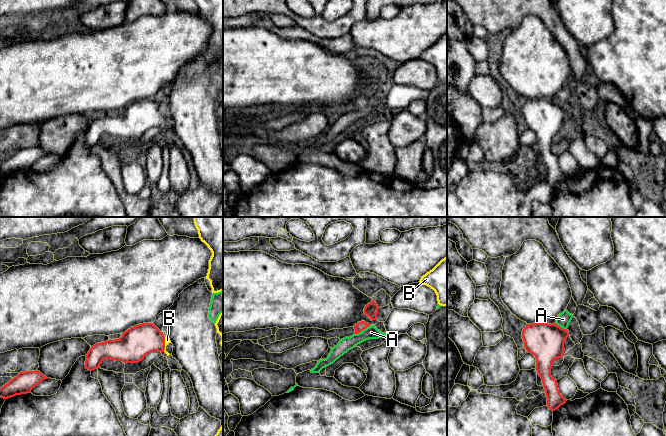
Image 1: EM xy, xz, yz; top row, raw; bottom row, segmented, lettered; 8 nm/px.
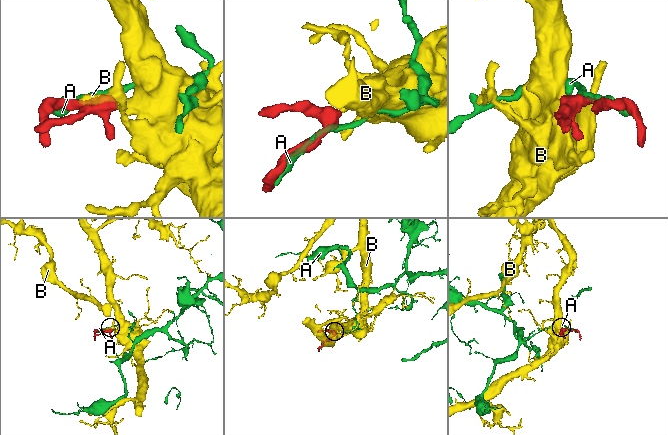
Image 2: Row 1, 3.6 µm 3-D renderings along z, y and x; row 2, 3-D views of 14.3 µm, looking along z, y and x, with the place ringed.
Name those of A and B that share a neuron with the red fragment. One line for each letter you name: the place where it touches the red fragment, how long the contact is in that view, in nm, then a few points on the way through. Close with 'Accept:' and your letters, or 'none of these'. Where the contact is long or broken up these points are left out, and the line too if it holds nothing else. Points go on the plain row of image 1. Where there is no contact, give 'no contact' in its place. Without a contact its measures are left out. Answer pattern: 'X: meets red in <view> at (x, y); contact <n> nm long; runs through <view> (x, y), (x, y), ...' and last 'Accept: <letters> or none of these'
B: meets red in xy at (164, 120); contact 120 nm long; runs through xy (138, 117), (157, 117), (164, 120), (167, 116)
Accept: B

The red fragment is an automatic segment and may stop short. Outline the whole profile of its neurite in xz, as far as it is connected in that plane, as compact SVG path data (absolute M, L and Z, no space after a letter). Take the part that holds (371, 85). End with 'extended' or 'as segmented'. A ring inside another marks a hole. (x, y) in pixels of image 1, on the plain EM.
M372 75L372 77L365 82L364 90L367 91L371 97L377 96L378 85L377 79Z; as segmented

